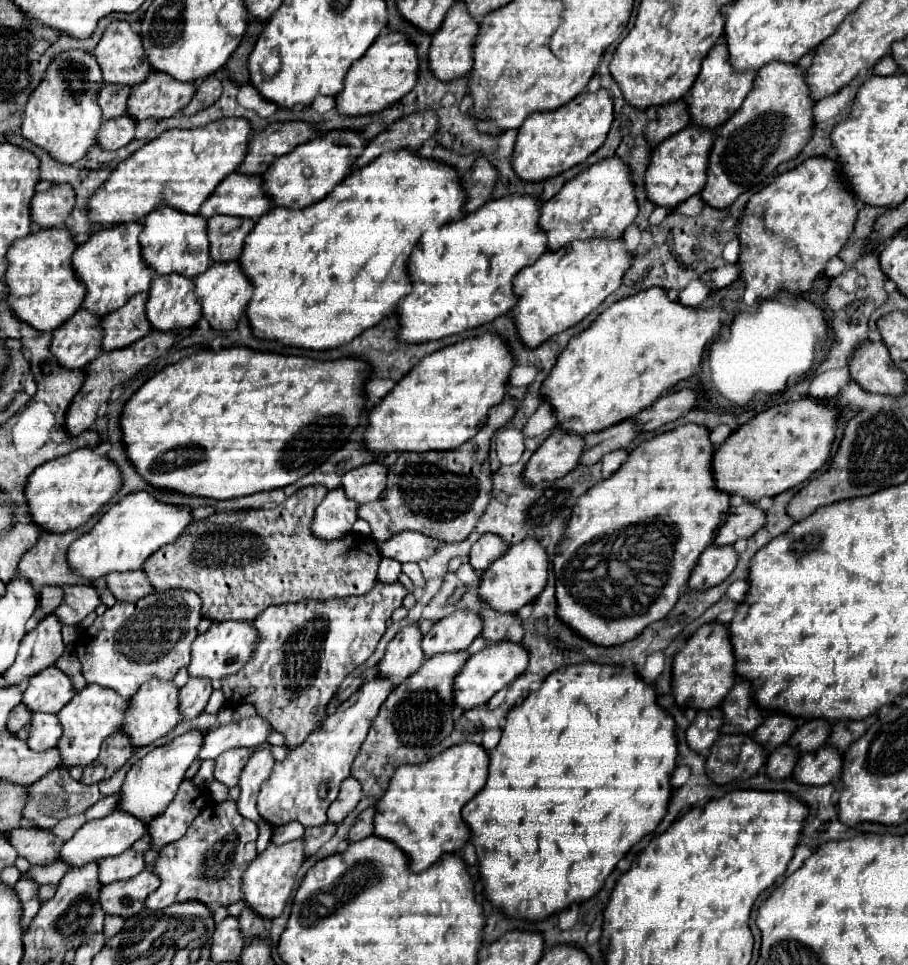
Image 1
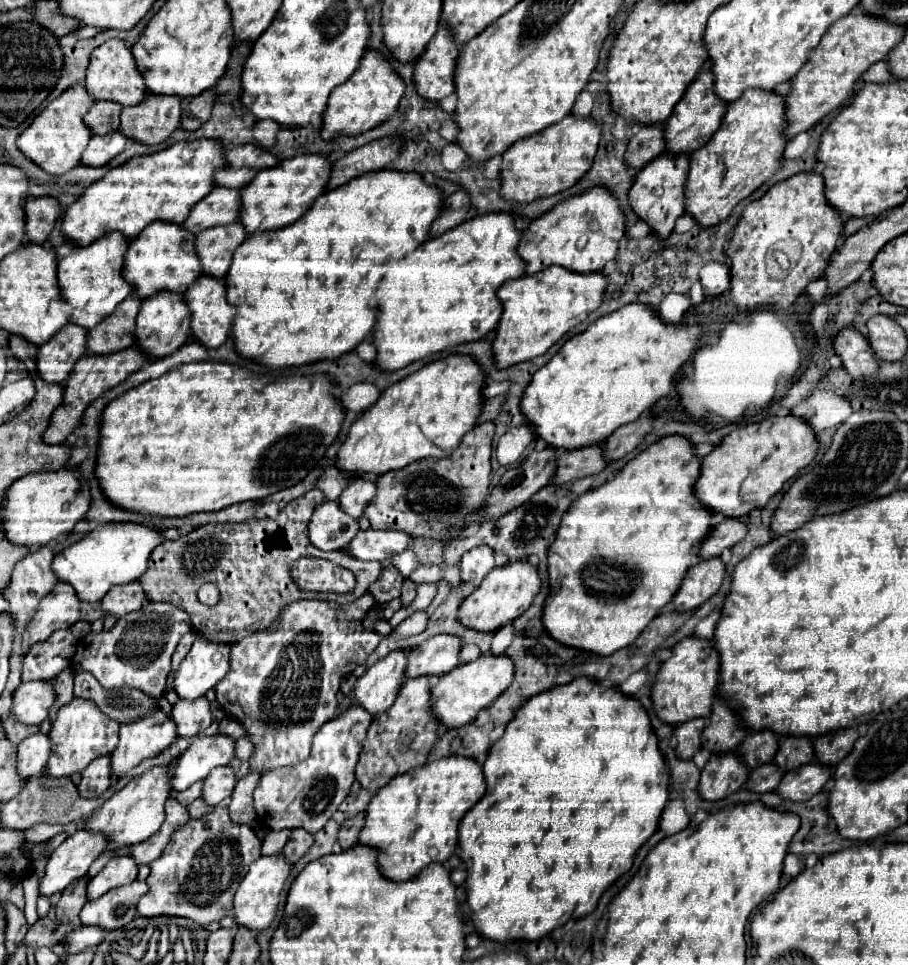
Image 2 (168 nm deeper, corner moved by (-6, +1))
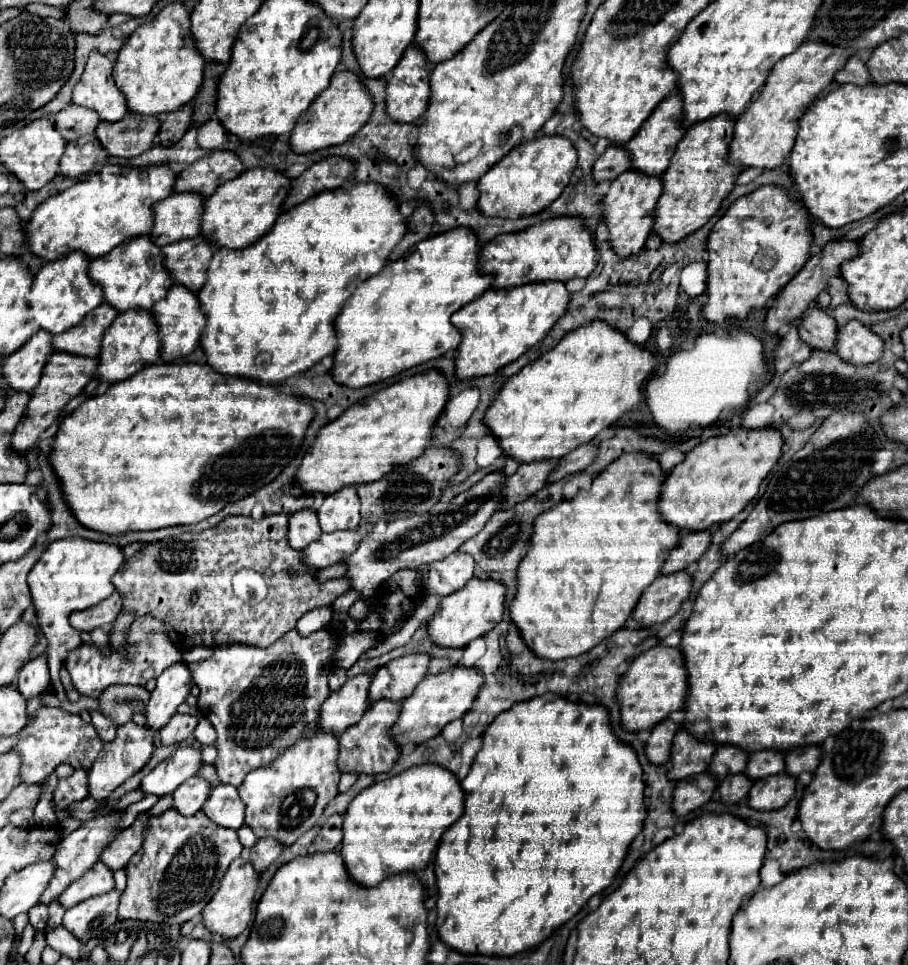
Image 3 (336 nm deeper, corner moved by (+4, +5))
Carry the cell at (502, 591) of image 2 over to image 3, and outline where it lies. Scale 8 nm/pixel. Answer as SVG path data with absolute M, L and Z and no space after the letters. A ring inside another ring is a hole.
M478 577L470 579L460 591L442 597L438 611L430 617L426 629L430 635L432 645L436 647L464 647L472 639L486 635L492 627L498 625L498 619L502 619L504 613L504 587L502 583L494 583L494 579L480 581Z

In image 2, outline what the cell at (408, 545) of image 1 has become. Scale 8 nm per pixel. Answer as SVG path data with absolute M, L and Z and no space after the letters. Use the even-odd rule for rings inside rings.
M358 531L356 539L344 549L348 555L362 561L386 561L412 545L412 537L404 531Z

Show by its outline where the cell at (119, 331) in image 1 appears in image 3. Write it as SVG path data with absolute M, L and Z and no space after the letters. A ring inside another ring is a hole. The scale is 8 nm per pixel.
M108 303L98 305L76 327L72 327L62 335L52 337L54 351L80 355L80 357L98 357L102 335L116 315L118 315L116 309L110 307Z

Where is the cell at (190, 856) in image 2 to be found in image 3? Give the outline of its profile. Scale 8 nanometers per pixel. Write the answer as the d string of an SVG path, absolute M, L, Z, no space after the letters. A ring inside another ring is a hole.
M168 809L150 817L140 851L128 861L128 885L120 897L118 917L152 921L160 925L182 925L196 919L218 891L218 883L230 863L240 857L242 845L236 831L214 827L202 811L184 817Z

